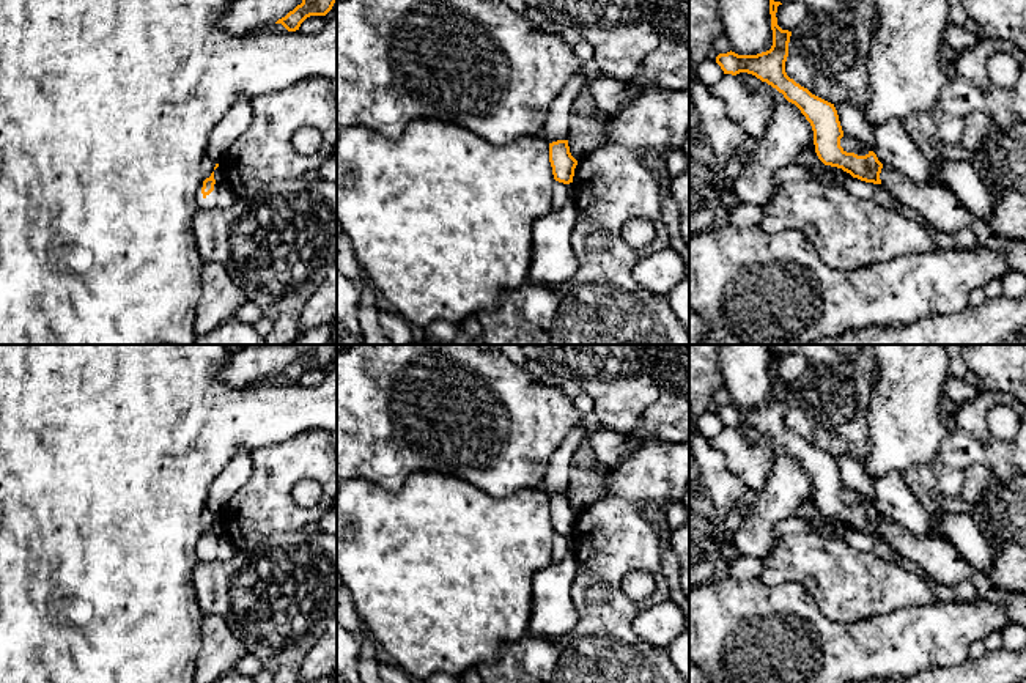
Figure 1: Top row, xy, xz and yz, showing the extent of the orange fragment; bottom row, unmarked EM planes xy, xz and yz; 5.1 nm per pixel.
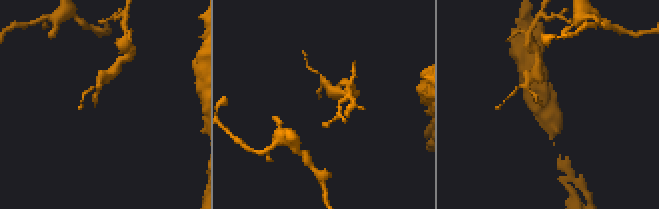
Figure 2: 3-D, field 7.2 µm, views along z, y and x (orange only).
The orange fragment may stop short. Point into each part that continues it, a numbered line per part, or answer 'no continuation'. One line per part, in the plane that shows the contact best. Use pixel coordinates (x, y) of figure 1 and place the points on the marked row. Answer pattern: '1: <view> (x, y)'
1: xy (210, 202)

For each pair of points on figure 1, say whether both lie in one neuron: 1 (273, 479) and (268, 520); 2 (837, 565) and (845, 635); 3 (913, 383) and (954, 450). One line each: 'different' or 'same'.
1: same
2: different
3: different

